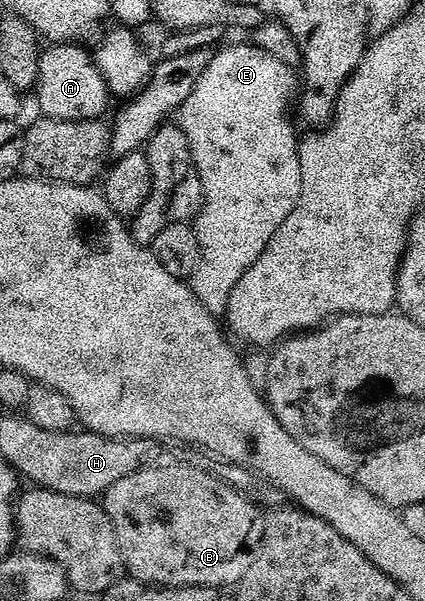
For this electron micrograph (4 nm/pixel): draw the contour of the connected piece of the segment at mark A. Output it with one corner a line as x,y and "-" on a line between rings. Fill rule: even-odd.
53,44
42,53
39,80
35,97
41,105
40,113
46,118
82,122
92,118
104,119
105,109
111,103
109,86
98,68
94,55
81,44

